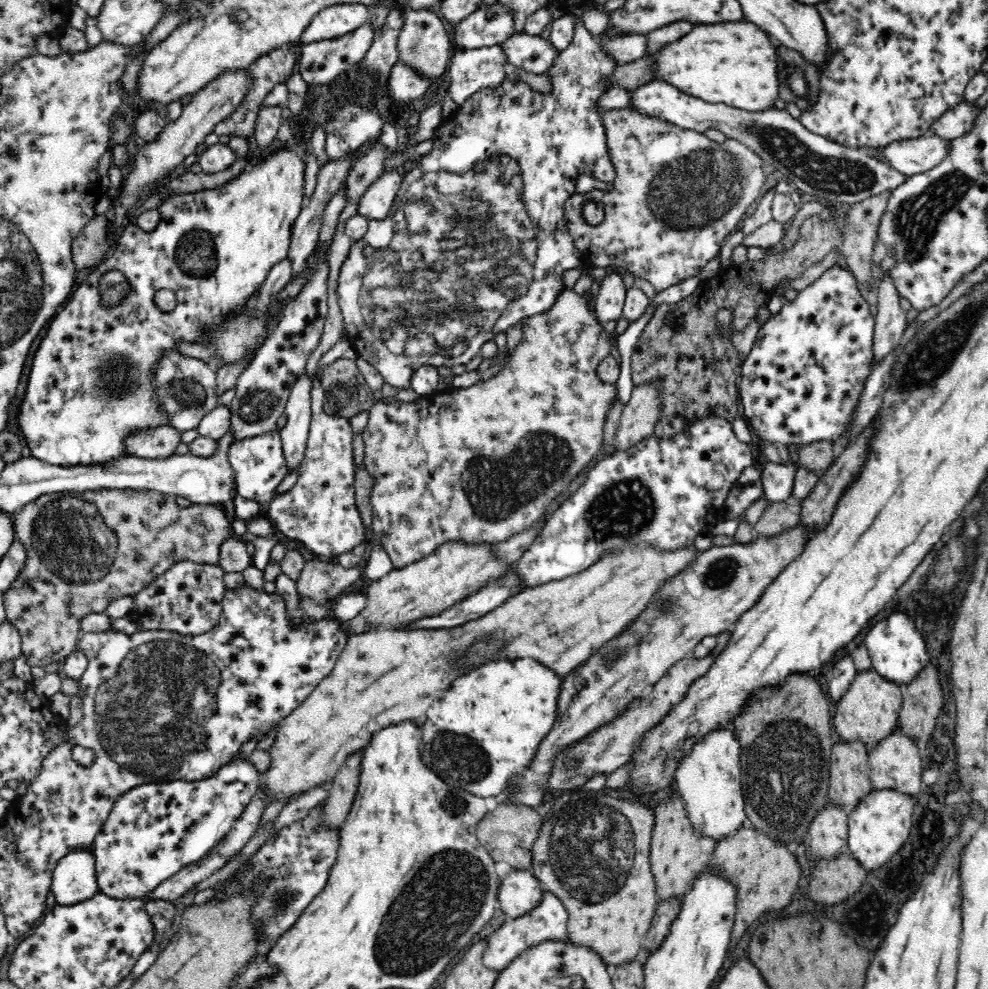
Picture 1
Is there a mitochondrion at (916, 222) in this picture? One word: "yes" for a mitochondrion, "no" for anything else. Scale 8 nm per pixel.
yes

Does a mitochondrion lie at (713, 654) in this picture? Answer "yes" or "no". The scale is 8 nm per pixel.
no

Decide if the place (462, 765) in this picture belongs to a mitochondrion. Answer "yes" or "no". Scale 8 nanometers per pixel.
yes

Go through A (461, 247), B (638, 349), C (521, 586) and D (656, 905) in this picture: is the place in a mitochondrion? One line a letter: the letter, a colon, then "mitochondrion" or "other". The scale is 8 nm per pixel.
A: mitochondrion
B: other
C: other
D: other

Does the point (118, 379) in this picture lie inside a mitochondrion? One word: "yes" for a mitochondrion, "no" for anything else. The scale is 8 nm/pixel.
yes

